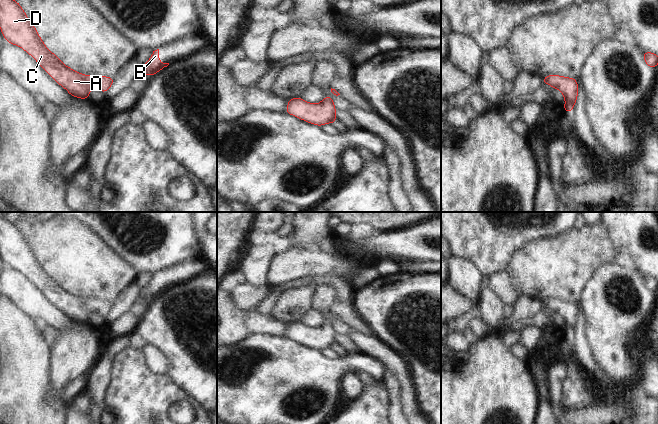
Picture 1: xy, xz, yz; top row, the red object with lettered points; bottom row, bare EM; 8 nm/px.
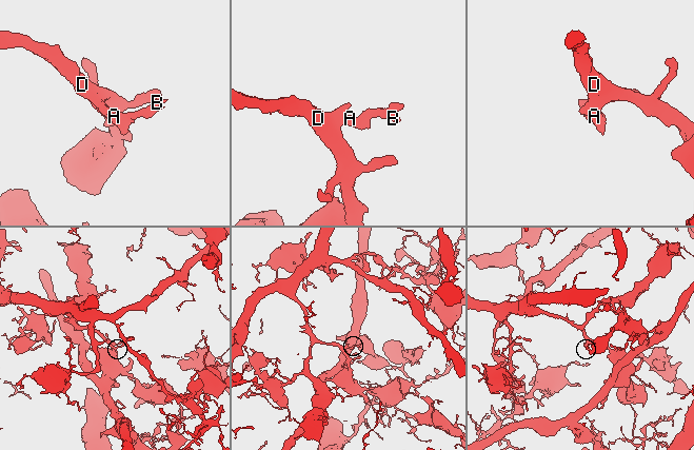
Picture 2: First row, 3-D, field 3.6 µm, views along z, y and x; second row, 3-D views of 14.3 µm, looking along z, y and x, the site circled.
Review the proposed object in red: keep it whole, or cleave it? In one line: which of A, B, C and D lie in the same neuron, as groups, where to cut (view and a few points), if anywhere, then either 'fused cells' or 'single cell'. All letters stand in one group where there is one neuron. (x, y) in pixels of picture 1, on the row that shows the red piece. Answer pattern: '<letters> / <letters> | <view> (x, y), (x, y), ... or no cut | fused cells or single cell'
A B C D | no cut | single cell

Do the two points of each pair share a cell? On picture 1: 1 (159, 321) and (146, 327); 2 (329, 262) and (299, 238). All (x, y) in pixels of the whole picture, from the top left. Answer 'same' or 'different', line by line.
1: same
2: different

